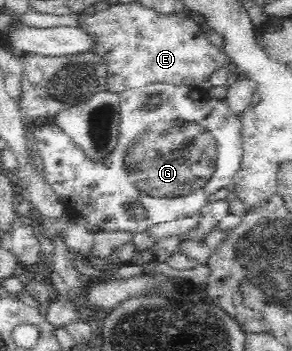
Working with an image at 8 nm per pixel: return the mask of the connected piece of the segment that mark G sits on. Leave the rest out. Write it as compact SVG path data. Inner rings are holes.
M167 85L166 105L155 113L144 113L140 99L146 89L128 88L120 94L120 133L118 147L100 164L85 161L83 152L54 123L53 119L34 126L36 155L41 176L55 196L79 222L102 231L131 231L138 234L155 224L169 223L196 215L209 203L209 197L234 181L243 159L241 118L233 114L225 99L216 99L206 90L189 86ZM136 203L143 204L143 219L135 219Z

